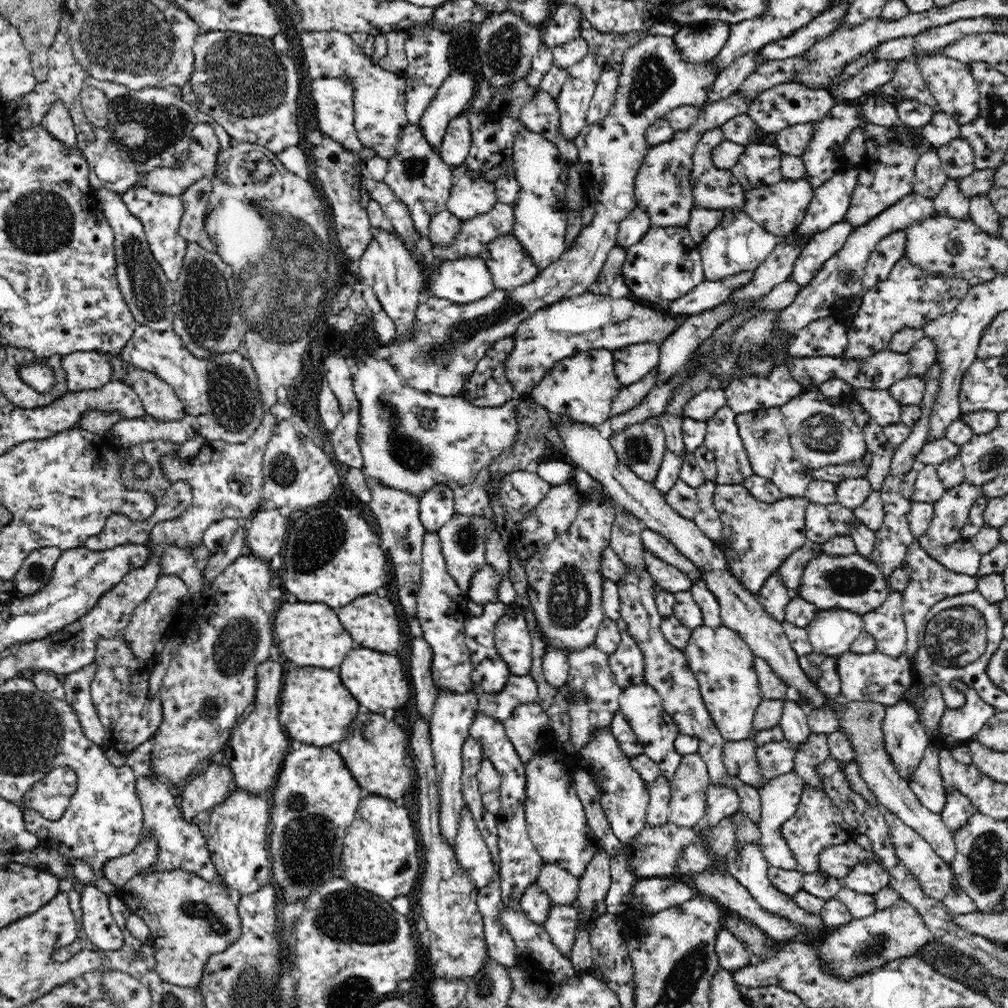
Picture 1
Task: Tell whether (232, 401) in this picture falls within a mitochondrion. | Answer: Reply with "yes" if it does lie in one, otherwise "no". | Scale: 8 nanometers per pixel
yes

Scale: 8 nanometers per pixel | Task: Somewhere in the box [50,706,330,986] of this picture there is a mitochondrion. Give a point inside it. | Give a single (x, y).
(189, 908)

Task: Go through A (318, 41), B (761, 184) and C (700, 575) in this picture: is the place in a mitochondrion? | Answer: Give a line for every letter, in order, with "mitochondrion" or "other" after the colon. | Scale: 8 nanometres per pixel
A: other
B: other
C: other

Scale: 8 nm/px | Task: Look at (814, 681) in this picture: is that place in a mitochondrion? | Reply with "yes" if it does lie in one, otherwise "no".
no

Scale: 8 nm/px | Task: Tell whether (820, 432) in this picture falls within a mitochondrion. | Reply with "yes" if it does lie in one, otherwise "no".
yes

